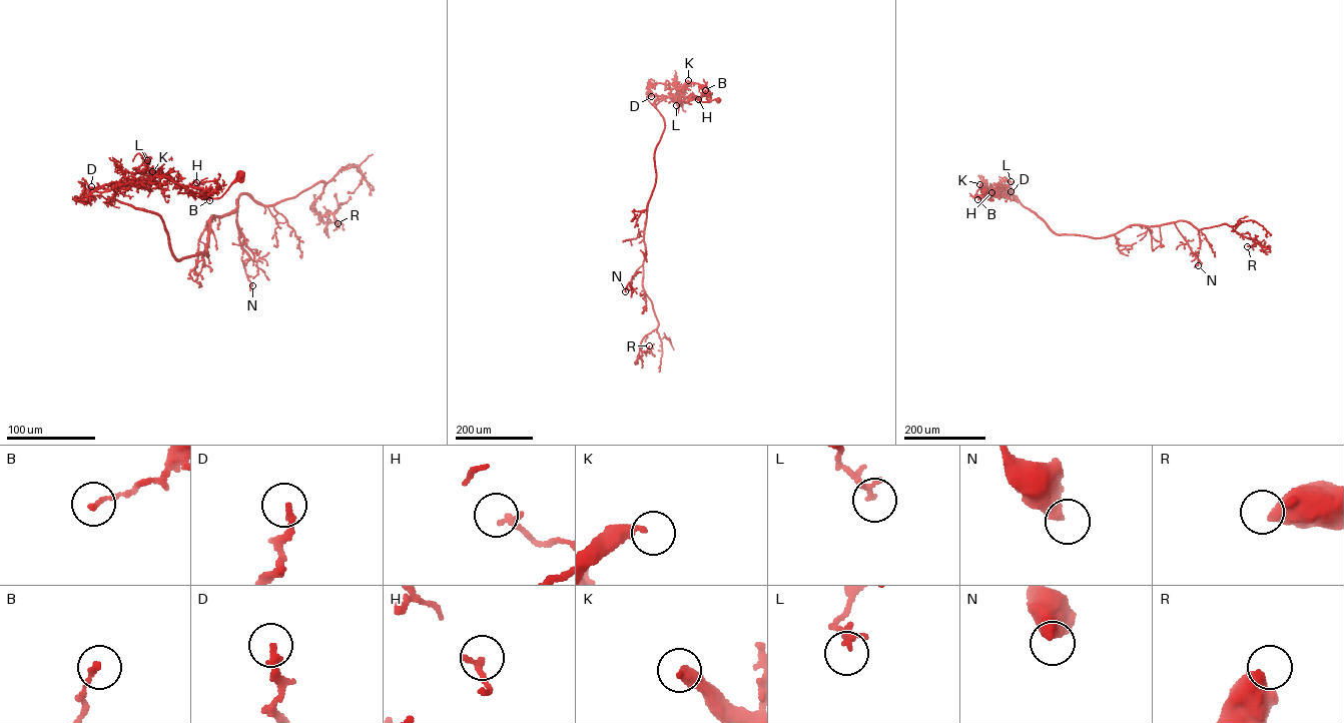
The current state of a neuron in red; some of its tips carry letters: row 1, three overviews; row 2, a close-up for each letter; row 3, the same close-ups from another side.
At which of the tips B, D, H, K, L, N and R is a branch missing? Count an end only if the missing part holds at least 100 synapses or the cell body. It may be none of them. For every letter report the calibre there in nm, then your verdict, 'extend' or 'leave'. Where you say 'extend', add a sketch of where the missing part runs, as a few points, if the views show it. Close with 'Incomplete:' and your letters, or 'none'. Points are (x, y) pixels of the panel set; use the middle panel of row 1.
B: 180 nm | leave
D: 200 nm | leave
H: 200 nm | leave
K: 320 nm | extend
L: 170 nm | leave
N: 480 nm | leave
R: 600 nm | leave
Incomplete: K

